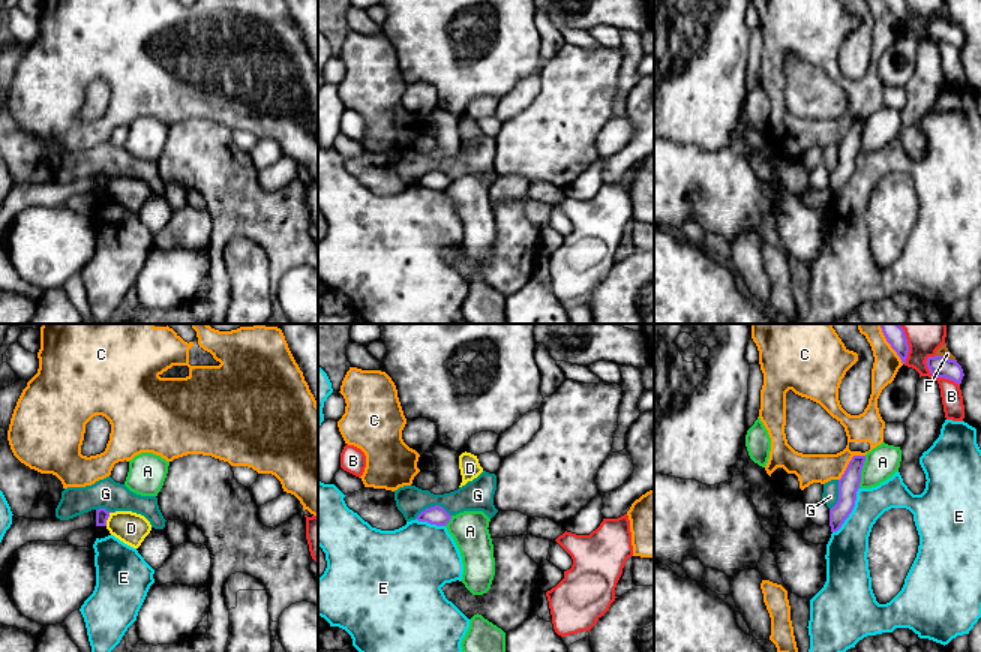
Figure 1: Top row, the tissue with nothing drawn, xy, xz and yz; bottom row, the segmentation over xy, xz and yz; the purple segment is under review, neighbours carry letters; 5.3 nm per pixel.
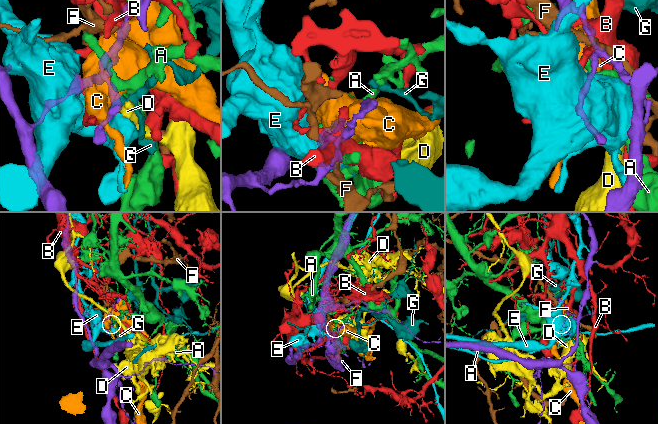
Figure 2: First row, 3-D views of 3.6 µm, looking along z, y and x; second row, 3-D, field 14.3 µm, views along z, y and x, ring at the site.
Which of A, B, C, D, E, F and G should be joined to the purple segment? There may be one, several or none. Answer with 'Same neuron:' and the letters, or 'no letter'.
Same neuron: no letter

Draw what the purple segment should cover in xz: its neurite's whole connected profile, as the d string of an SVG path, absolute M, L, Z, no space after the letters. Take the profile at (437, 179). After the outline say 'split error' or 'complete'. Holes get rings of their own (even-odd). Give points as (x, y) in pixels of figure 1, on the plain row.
M440 169L426 172L417 180L418 186L428 186L436 190L446 190L450 186L452 180Z | complete

